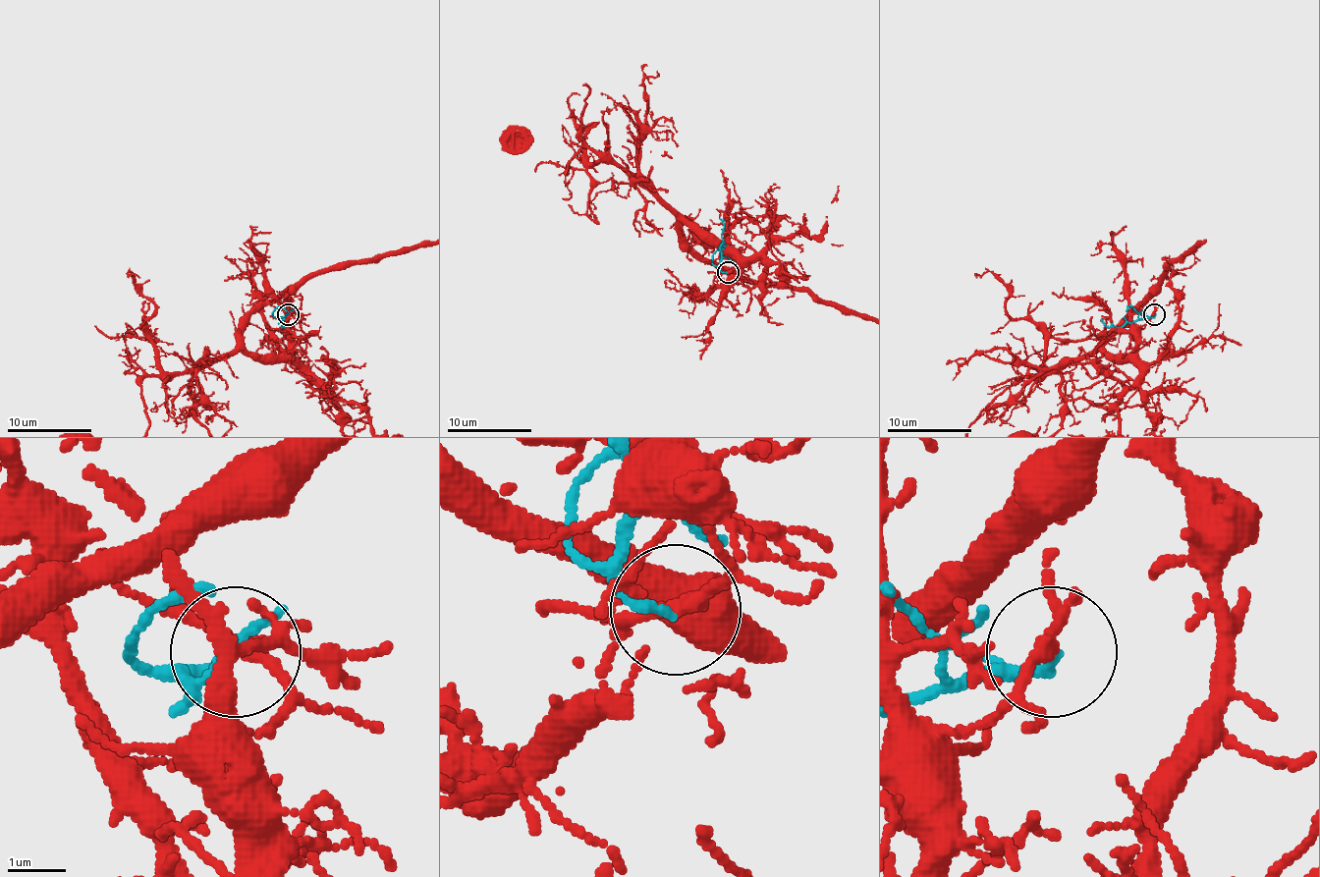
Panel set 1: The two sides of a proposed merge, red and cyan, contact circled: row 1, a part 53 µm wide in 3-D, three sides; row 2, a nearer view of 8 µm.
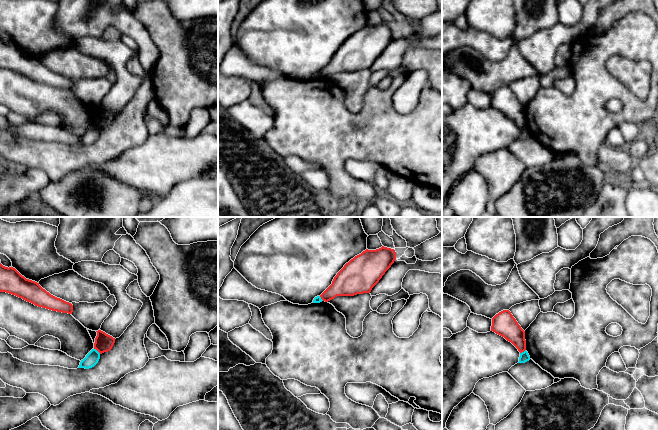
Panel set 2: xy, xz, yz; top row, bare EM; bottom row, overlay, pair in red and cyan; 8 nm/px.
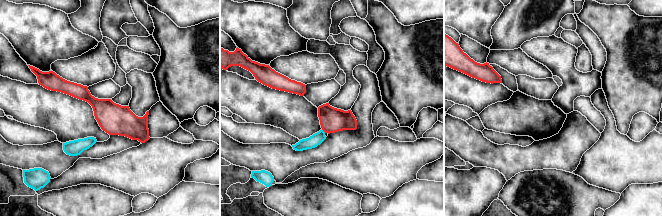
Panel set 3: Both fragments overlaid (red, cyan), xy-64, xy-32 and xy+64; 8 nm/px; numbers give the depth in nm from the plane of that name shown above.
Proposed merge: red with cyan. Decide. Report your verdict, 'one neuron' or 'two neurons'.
two neurons

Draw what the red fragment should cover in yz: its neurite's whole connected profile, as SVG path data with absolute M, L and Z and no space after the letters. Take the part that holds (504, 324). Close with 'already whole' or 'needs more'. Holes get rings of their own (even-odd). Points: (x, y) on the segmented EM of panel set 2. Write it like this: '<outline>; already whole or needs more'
M503 310L492 318L491 331L511 342L520 353L526 350L525 331L509 310Z; already whole

